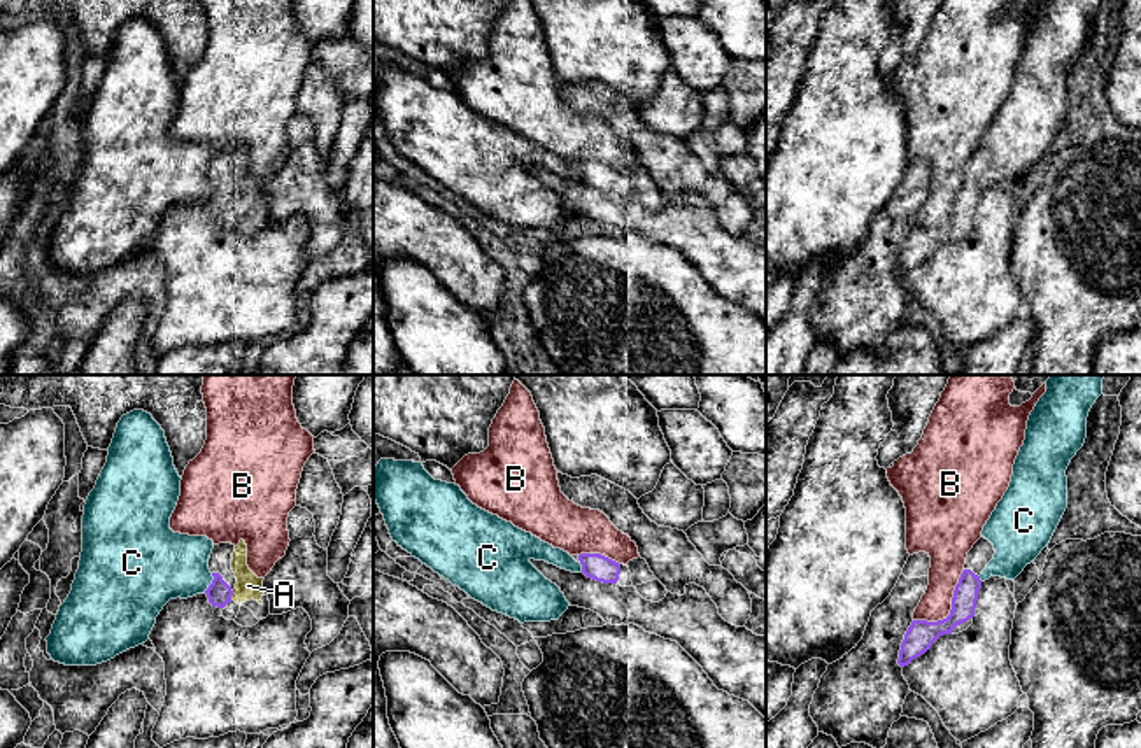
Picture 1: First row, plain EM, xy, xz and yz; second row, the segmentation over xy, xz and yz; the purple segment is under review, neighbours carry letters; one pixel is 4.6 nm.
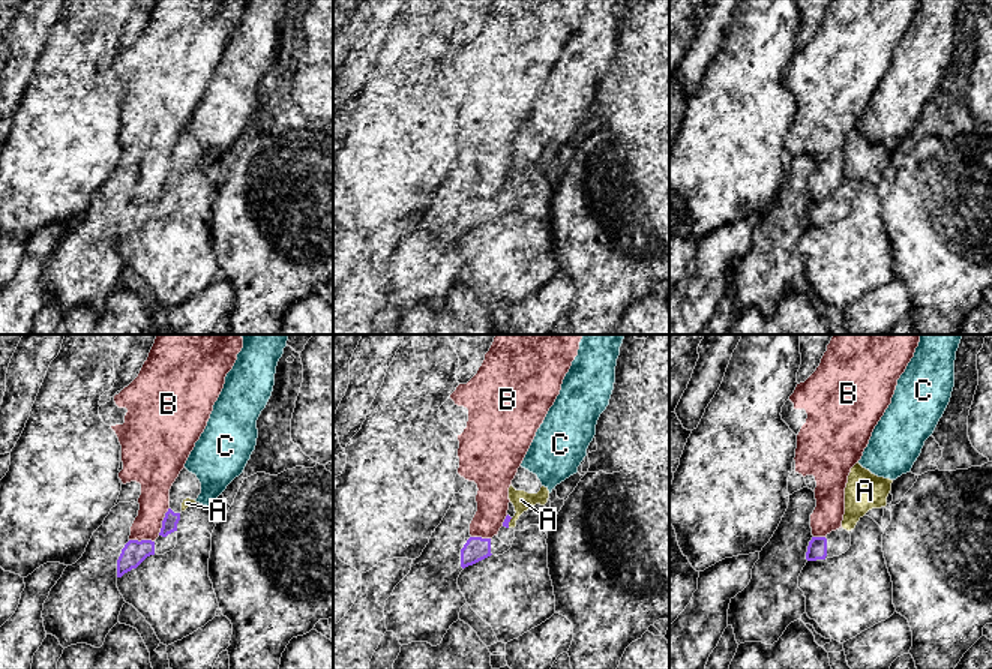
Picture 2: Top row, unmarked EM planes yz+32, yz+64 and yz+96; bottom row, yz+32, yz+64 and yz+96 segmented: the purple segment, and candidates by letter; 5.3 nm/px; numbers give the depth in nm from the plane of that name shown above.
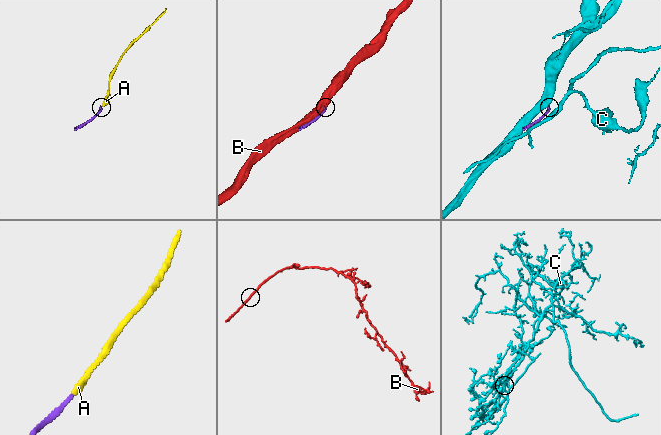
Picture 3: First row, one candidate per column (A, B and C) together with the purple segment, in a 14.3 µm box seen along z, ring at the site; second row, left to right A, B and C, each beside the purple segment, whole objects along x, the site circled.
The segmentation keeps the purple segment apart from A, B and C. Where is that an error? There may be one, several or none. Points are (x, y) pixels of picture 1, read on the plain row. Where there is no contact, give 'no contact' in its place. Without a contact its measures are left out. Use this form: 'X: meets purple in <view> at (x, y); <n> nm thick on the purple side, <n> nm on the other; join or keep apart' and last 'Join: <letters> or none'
A: meets purple in xy at (232, 202); 110 nm thick on the purple side, 120 nm on the other; join
B: meets purple in yz at (950, 218); 140 nm thick on the purple side, 160 nm on the other; keep apart
C: meets purple in xy at (212, 190); 110 nm thick on the purple side, 320 nm on the other; keep apart
Join: A

